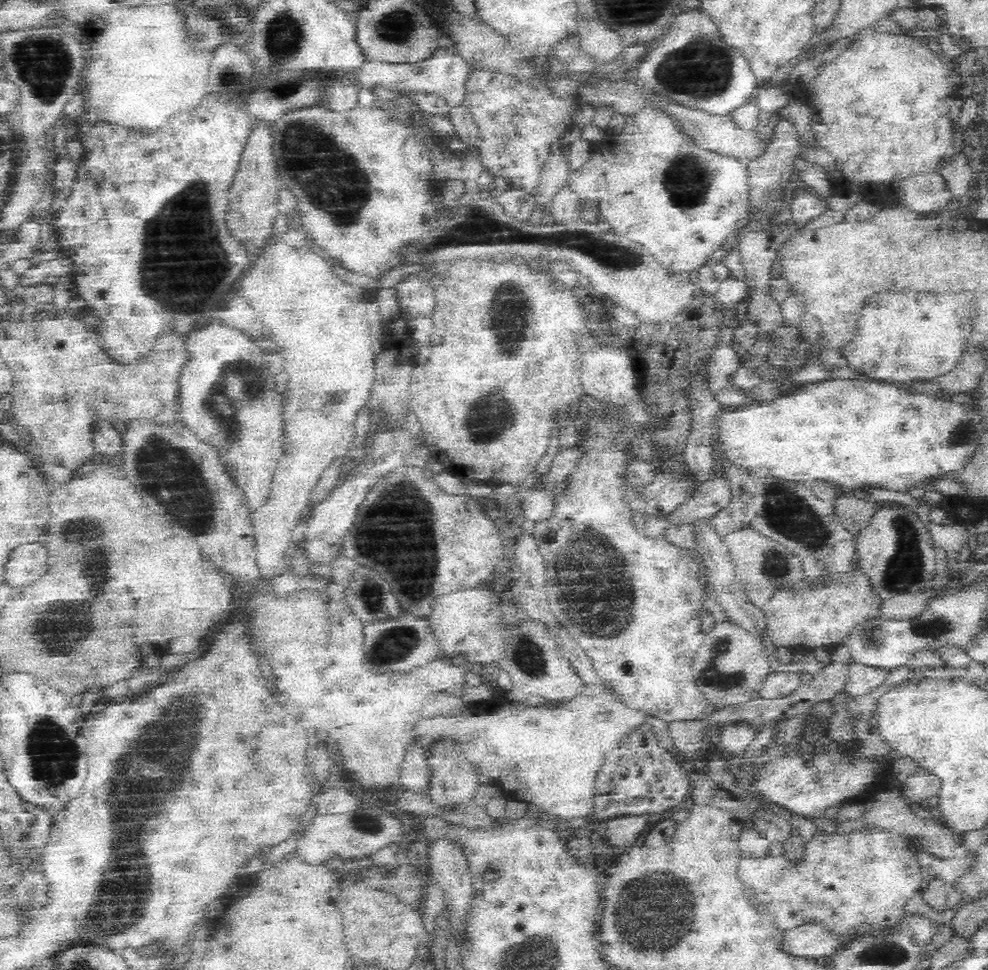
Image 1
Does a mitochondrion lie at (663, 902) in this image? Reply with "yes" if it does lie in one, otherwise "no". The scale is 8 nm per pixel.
yes

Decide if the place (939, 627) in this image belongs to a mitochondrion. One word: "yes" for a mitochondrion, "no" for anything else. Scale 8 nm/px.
yes

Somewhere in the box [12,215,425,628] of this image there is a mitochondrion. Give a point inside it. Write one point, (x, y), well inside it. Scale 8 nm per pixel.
(169, 474)

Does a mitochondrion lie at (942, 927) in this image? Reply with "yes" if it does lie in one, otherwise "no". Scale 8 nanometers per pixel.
no

